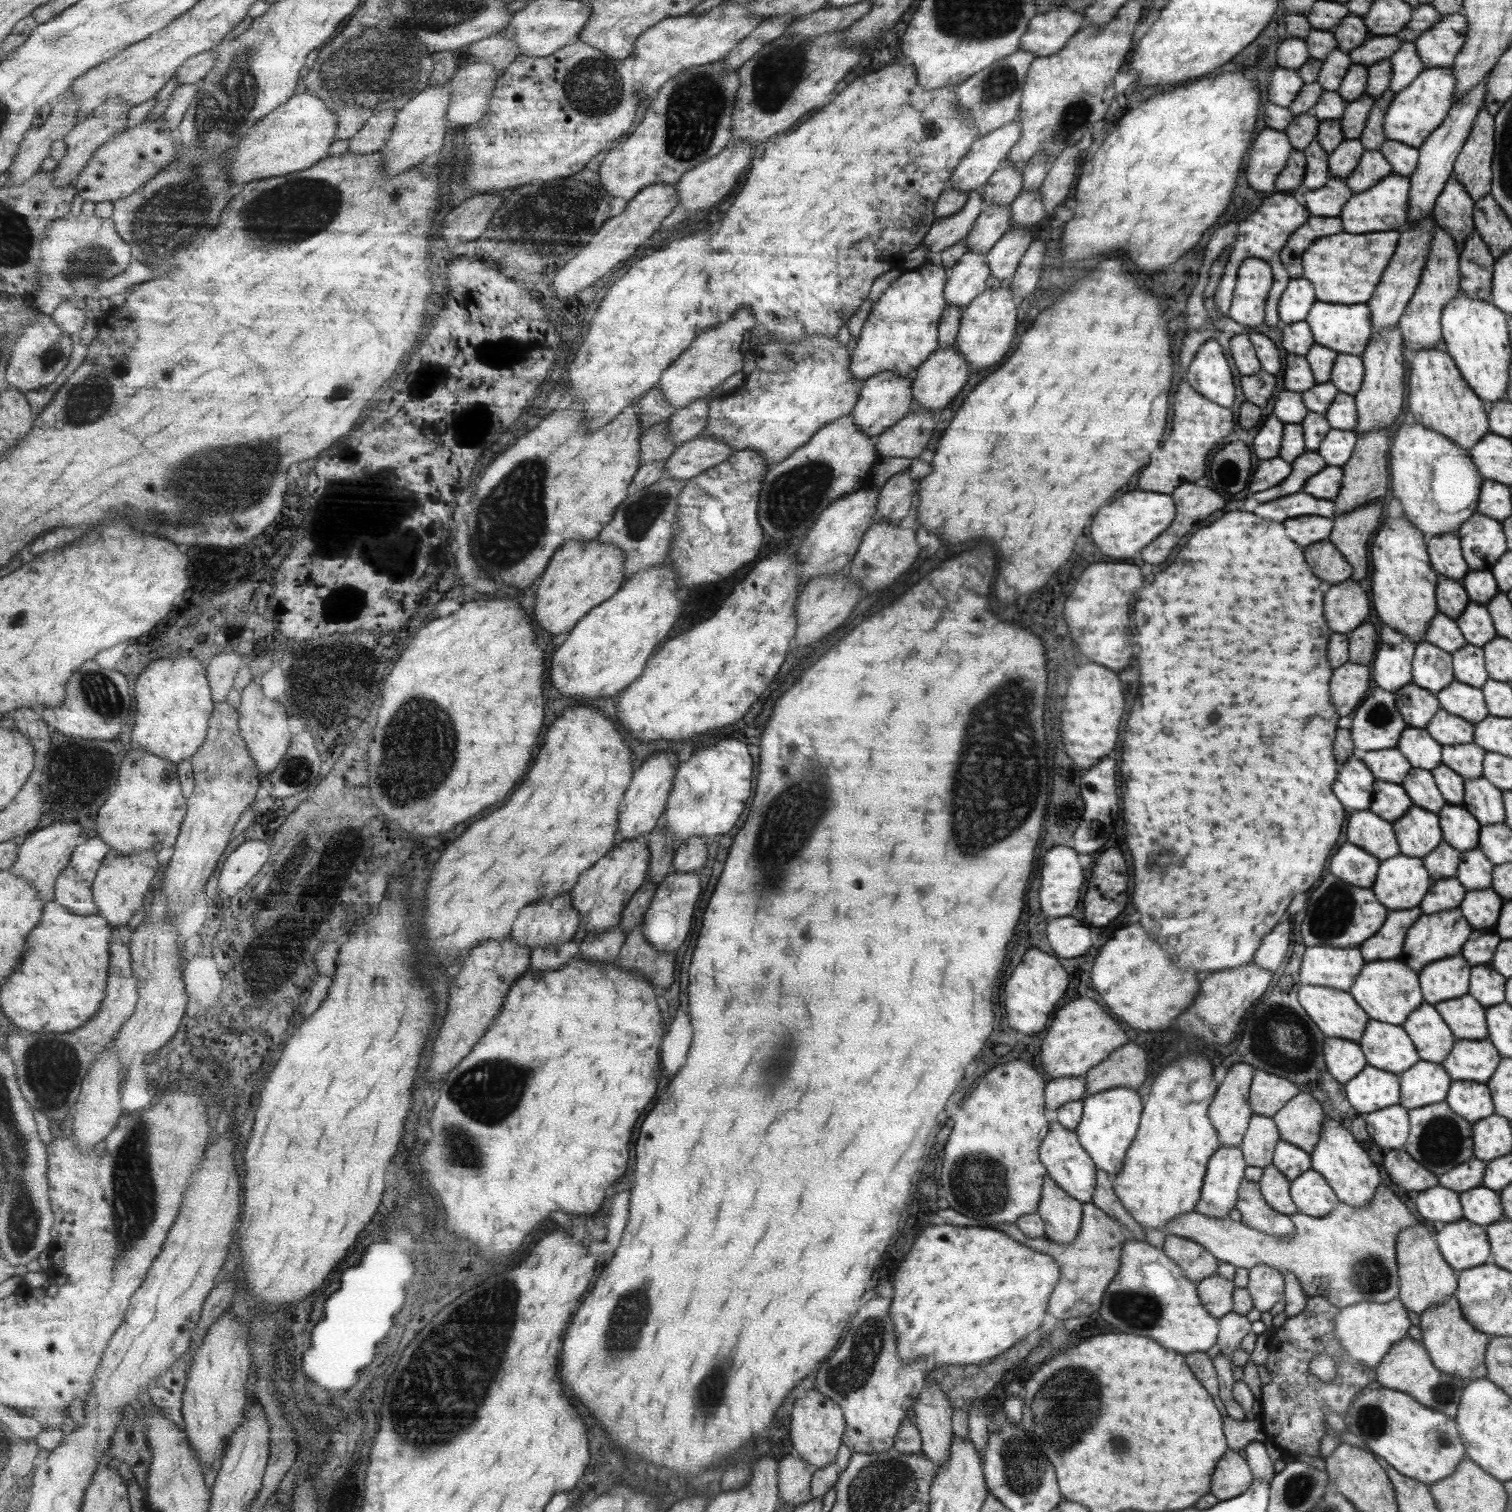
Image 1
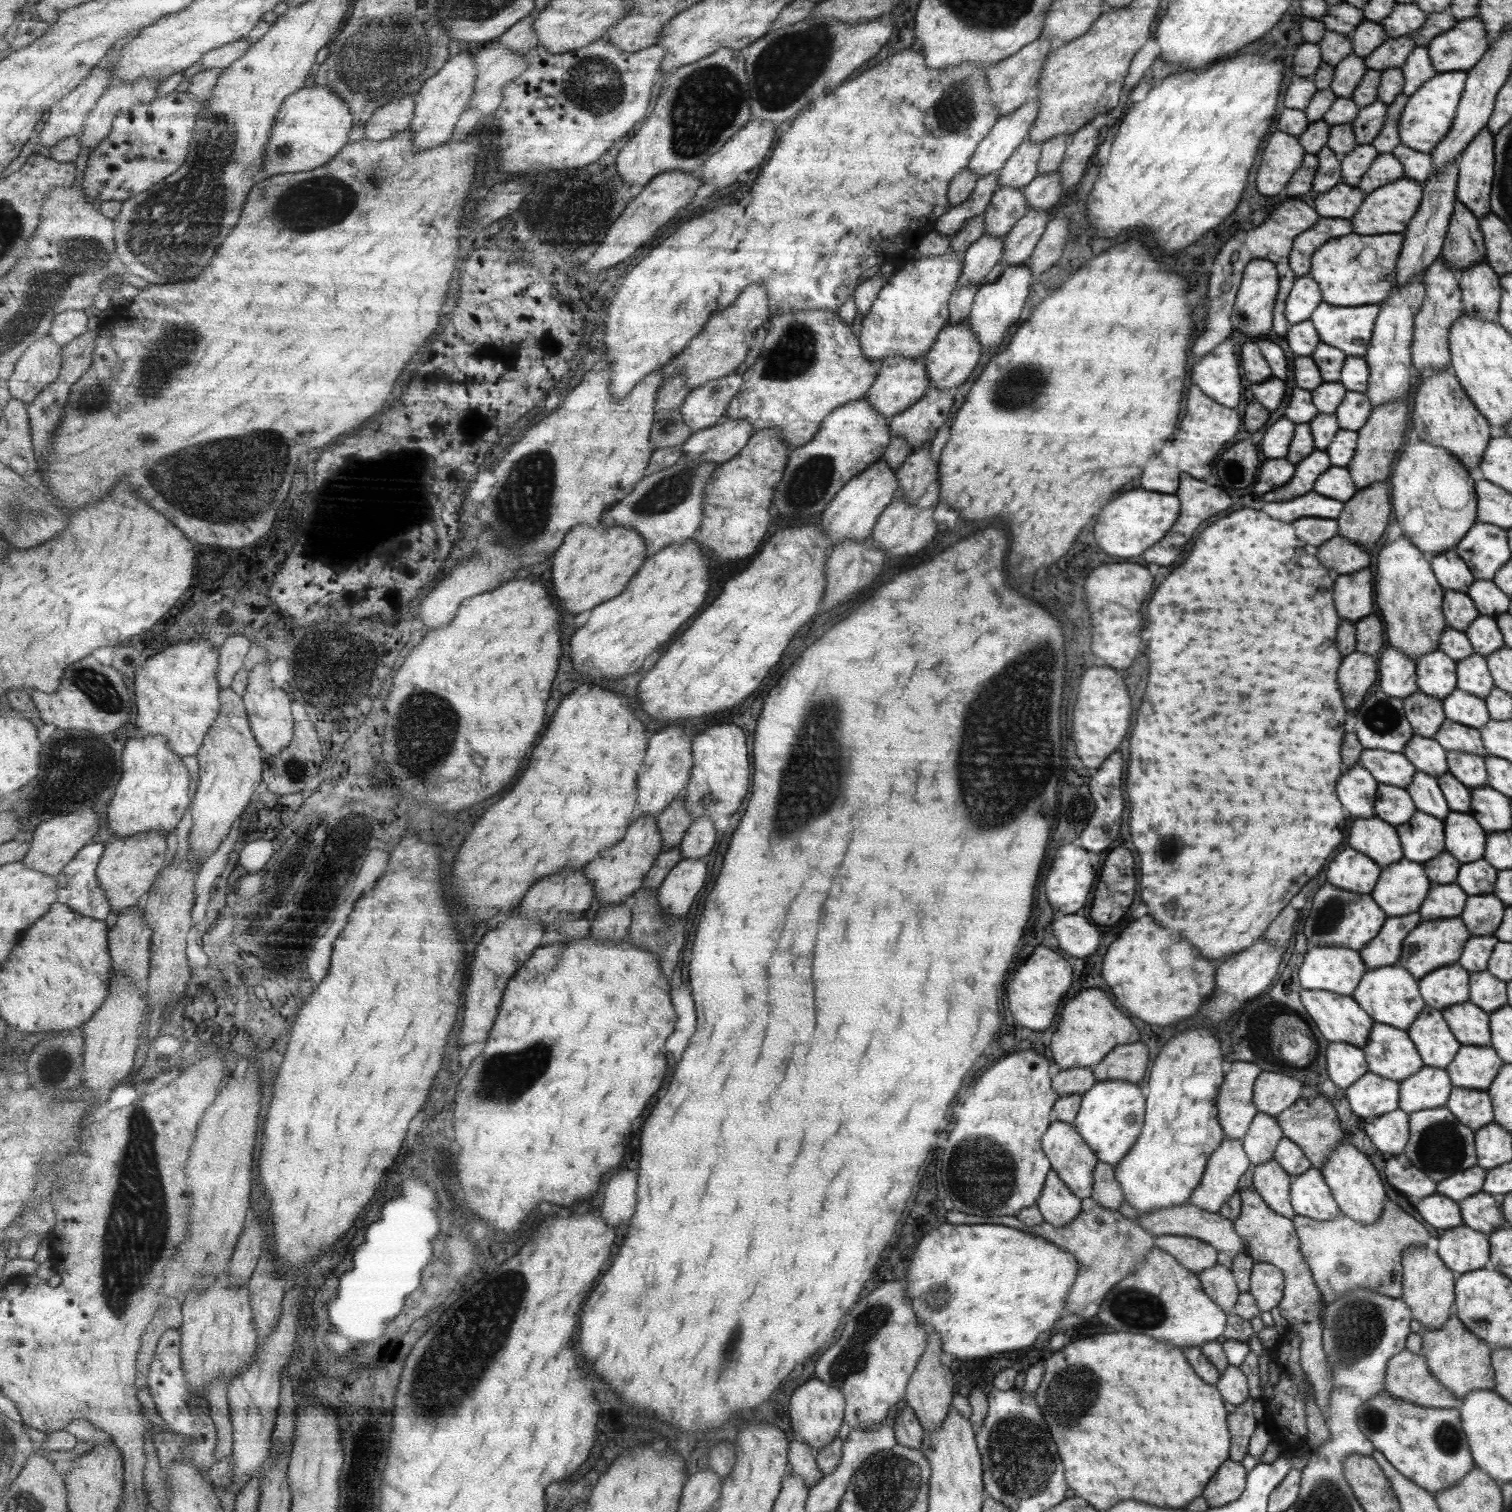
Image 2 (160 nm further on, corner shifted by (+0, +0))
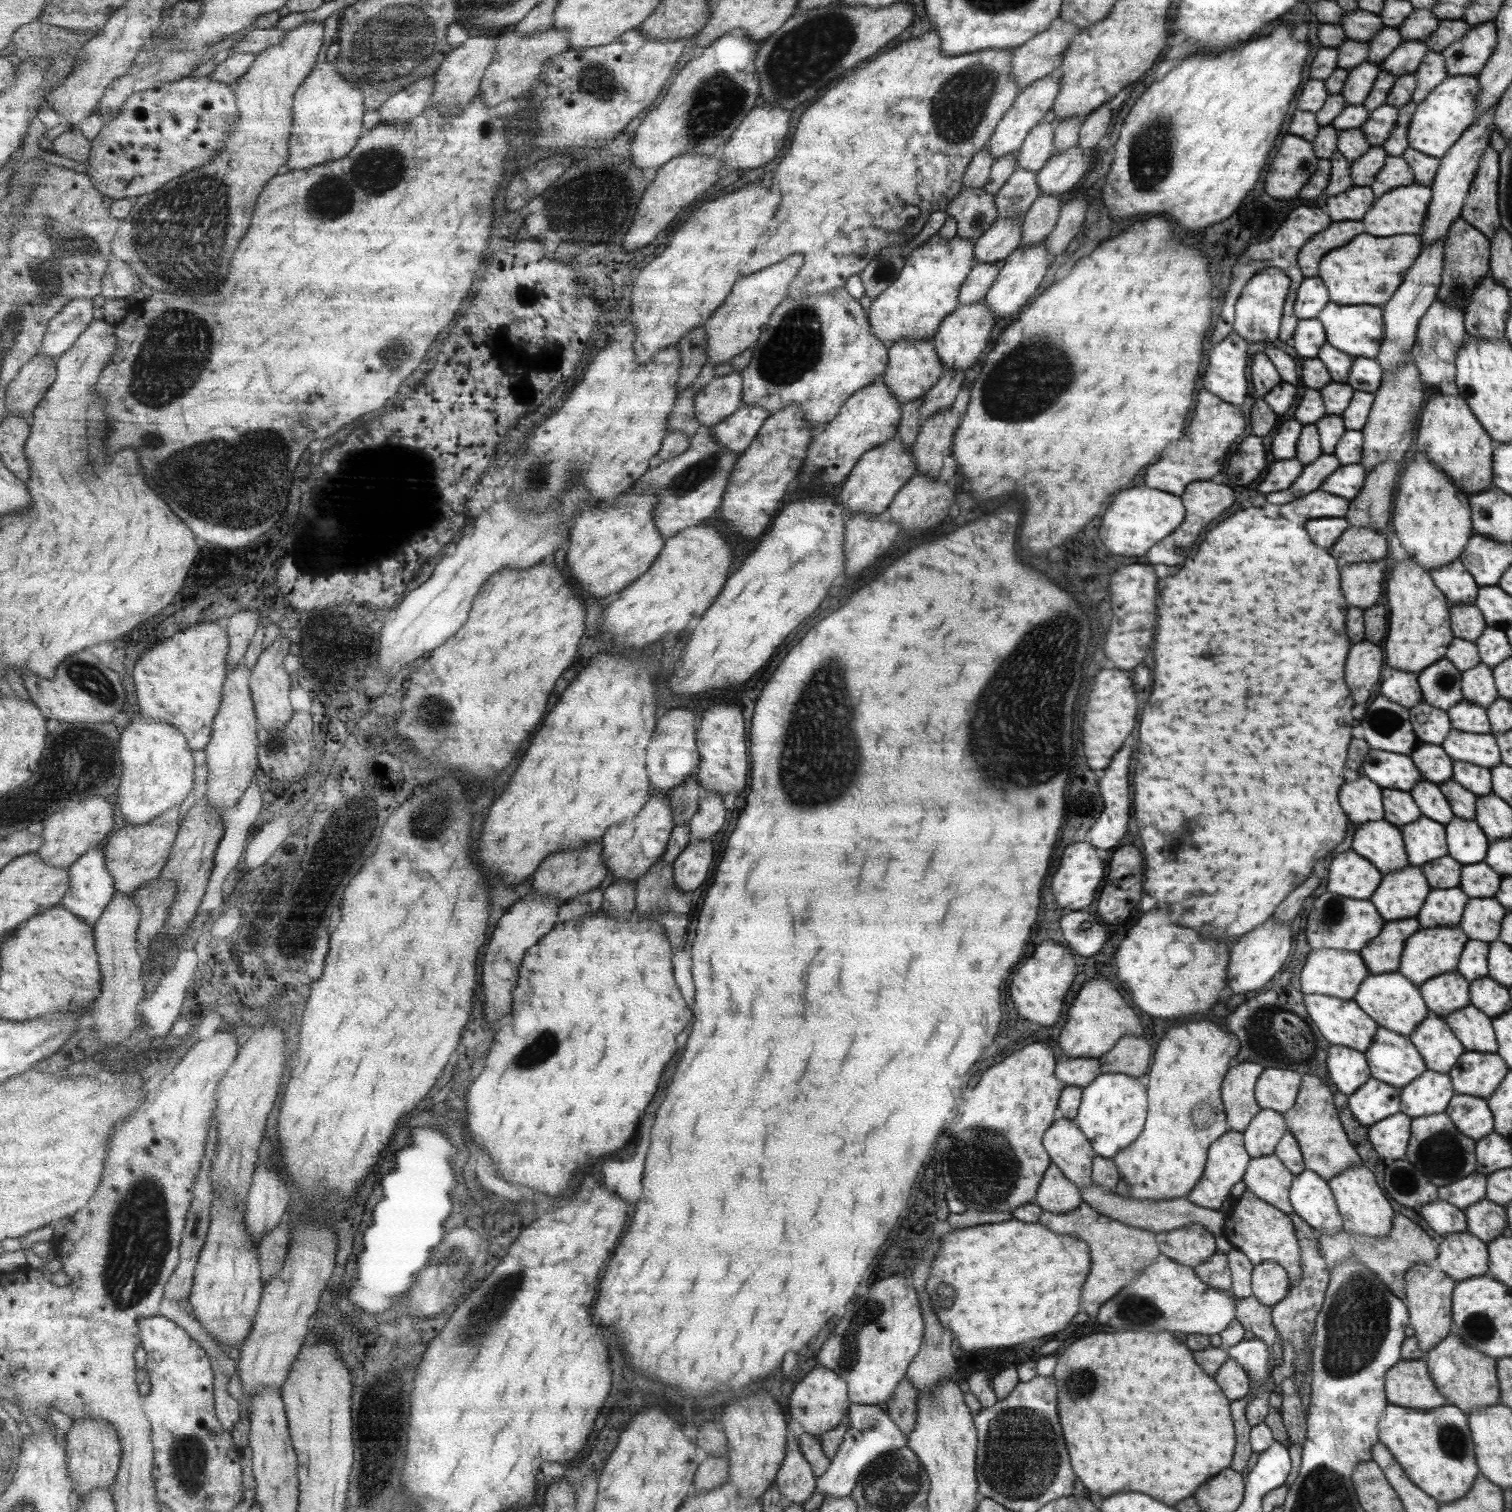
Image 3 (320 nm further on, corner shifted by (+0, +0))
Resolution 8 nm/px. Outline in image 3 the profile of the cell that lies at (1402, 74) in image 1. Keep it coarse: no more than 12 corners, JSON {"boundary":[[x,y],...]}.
{"boundary":[[1428,51],[1415,72],[1419,104],[1448,77],[1441,53]]}

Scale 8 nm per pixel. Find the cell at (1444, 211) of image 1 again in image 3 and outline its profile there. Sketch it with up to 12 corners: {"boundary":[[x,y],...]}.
{"boundary":[[1465,220],[1446,234],[1436,298],[1466,310],[1491,271],[1491,240]]}

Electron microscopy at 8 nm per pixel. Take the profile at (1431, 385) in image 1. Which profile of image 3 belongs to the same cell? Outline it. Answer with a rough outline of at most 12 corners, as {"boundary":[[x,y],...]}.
{"boundary":[[1463,398],[1425,403],[1415,448],[1464,494],[1491,486],[1491,436]]}

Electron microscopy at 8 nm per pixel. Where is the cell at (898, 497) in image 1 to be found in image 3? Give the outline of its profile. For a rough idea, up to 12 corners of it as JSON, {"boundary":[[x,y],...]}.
{"boundary":[[950,406],[920,421],[916,473],[938,476],[960,420]]}

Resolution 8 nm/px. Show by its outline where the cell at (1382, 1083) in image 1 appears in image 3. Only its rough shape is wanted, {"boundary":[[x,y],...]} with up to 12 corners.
{"boundary":[[1370,1076],[1347,1097],[1361,1127],[1400,1113],[1400,1089]]}

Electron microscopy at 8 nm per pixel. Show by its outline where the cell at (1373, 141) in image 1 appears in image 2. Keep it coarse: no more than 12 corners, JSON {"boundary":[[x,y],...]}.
{"boundary":[[1409,97],[1387,105],[1383,126],[1370,146],[1392,153],[1400,144],[1399,122]]}

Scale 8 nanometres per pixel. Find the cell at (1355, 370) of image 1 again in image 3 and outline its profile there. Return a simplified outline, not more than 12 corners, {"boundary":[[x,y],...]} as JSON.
{"boundary":[[1354,357],[1346,382],[1375,393],[1383,370],[1375,359]]}

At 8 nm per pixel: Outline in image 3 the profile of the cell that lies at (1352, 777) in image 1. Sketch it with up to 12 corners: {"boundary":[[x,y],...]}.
{"boundary":[[1367,778],[1341,786],[1355,824],[1384,818],[1383,789]]}

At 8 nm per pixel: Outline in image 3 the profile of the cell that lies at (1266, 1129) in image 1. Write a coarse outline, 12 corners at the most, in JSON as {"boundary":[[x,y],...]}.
{"boundary":[[1261,1109],[1242,1133],[1251,1158],[1275,1152],[1283,1114]]}

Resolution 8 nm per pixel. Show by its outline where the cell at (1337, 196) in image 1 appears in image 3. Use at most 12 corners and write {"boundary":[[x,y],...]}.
{"boundary":[[1355,187],[1326,198],[1329,218],[1361,220],[1371,208],[1369,187]]}

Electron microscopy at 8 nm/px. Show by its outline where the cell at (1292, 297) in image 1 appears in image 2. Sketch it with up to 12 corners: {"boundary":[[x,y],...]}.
{"boundary":[[1297,277],[1284,308],[1289,324],[1307,320],[1321,301],[1317,284]]}

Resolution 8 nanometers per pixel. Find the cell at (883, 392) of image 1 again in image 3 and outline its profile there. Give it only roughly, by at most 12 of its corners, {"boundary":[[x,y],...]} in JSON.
{"boundary":[[931,340],[887,347],[881,380],[901,404],[946,371]]}

